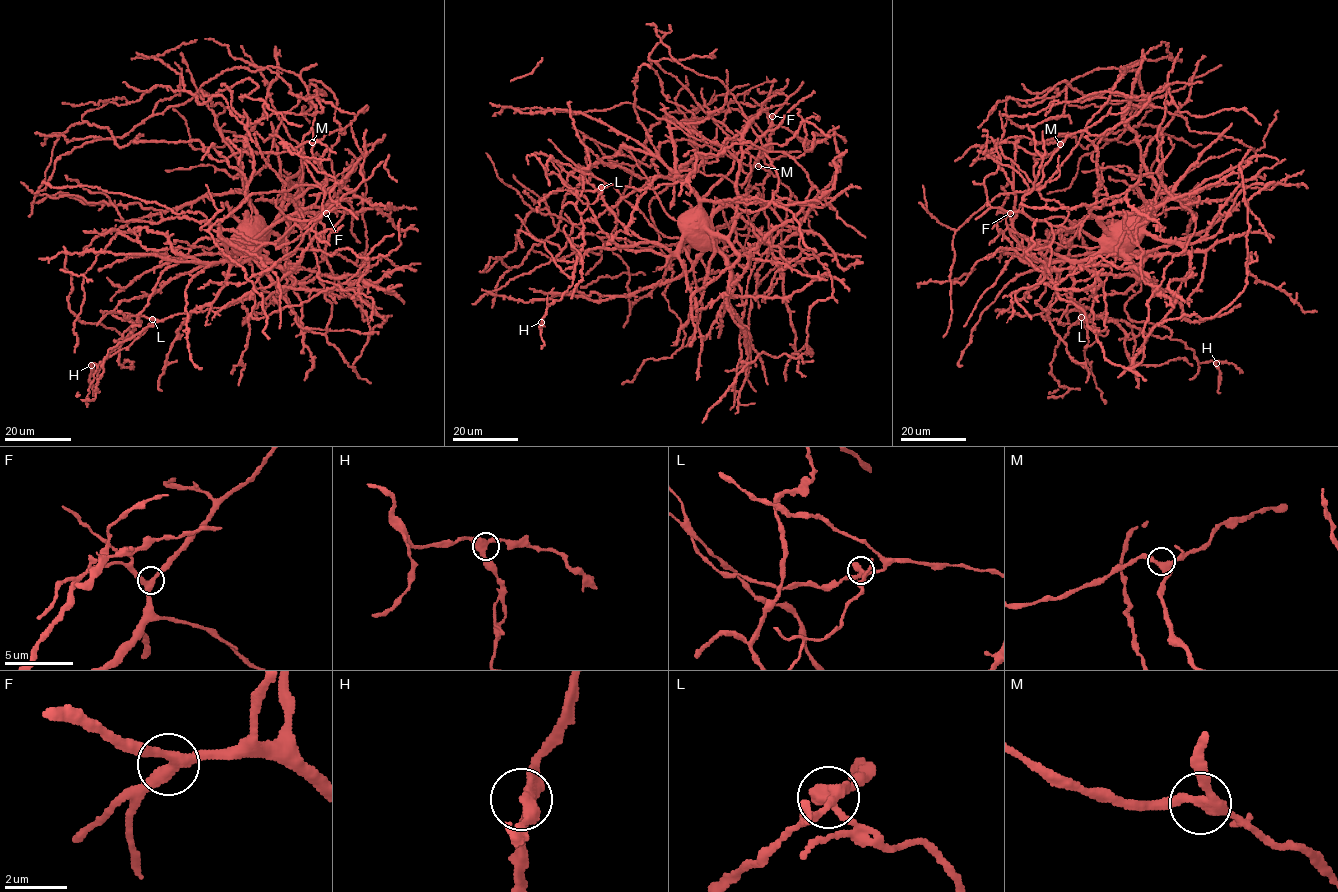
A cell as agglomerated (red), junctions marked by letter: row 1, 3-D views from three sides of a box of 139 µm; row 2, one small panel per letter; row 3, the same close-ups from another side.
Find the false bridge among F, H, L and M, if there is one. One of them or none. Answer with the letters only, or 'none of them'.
L

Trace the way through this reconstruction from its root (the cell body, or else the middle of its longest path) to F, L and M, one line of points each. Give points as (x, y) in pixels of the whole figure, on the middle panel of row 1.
F: (699, 209), (700, 200), (730, 171), (733, 159), (768, 129), (772, 116)
L: (699, 209), (673, 252), (617, 245), (588, 200), (563, 182), (602, 187)
M: (699, 209), (700, 200), (730, 171), (733, 159), (749, 149), (769, 128), (772, 148), (760, 154), (758, 166)

